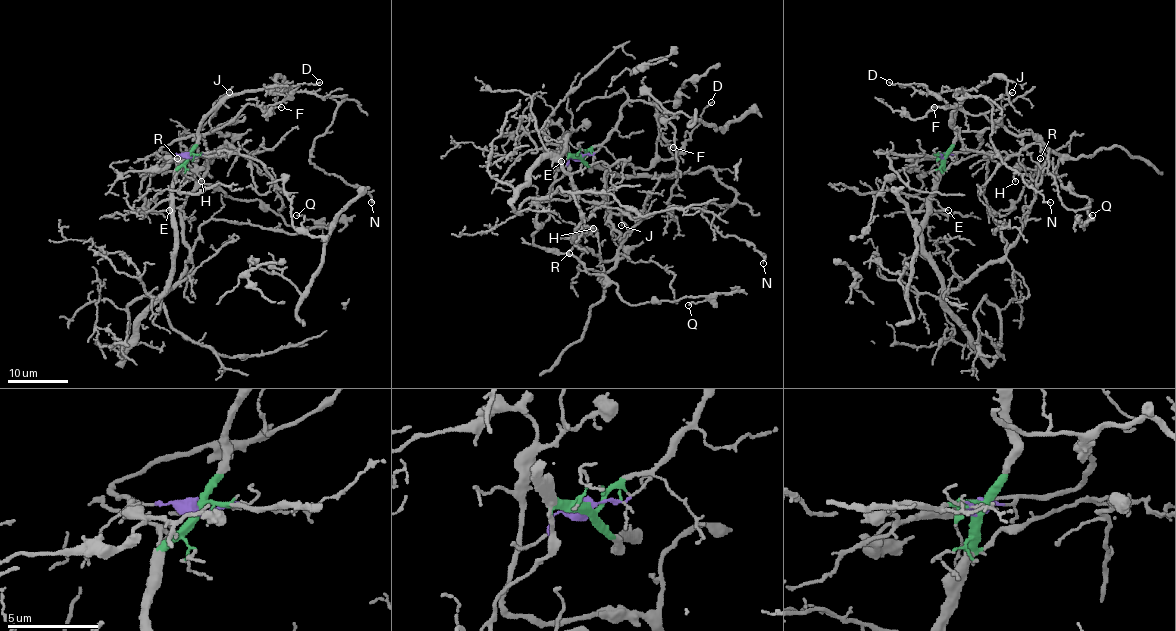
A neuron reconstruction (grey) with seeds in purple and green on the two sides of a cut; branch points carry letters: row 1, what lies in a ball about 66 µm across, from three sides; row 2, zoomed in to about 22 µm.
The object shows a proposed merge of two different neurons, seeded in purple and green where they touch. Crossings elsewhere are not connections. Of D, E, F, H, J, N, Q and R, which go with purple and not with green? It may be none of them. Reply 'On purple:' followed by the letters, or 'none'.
On purple: D, F, H, Q, R

